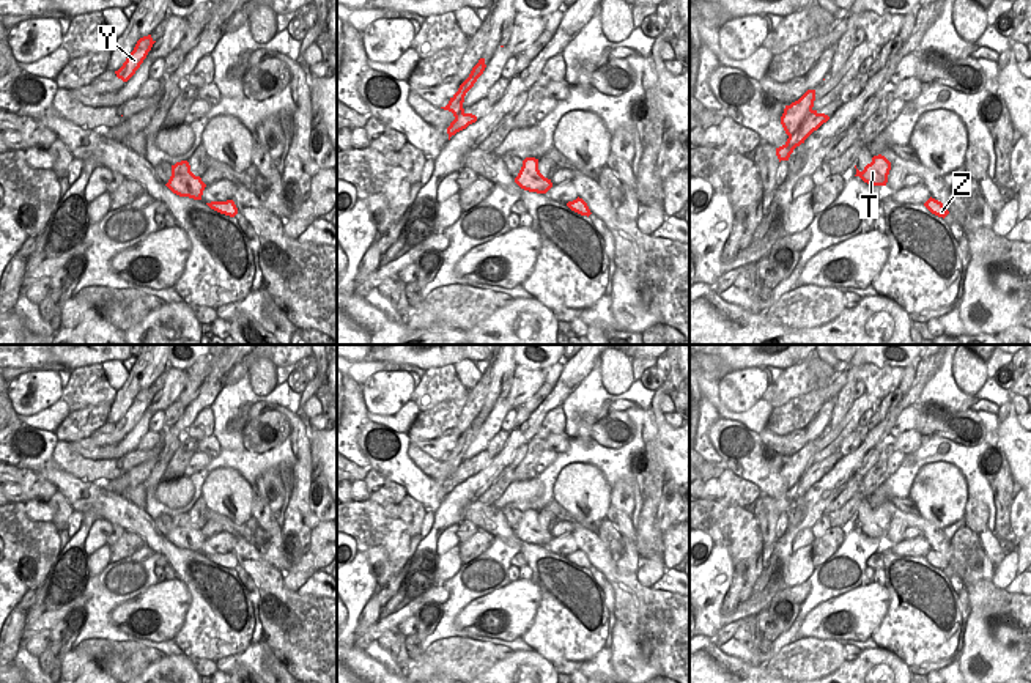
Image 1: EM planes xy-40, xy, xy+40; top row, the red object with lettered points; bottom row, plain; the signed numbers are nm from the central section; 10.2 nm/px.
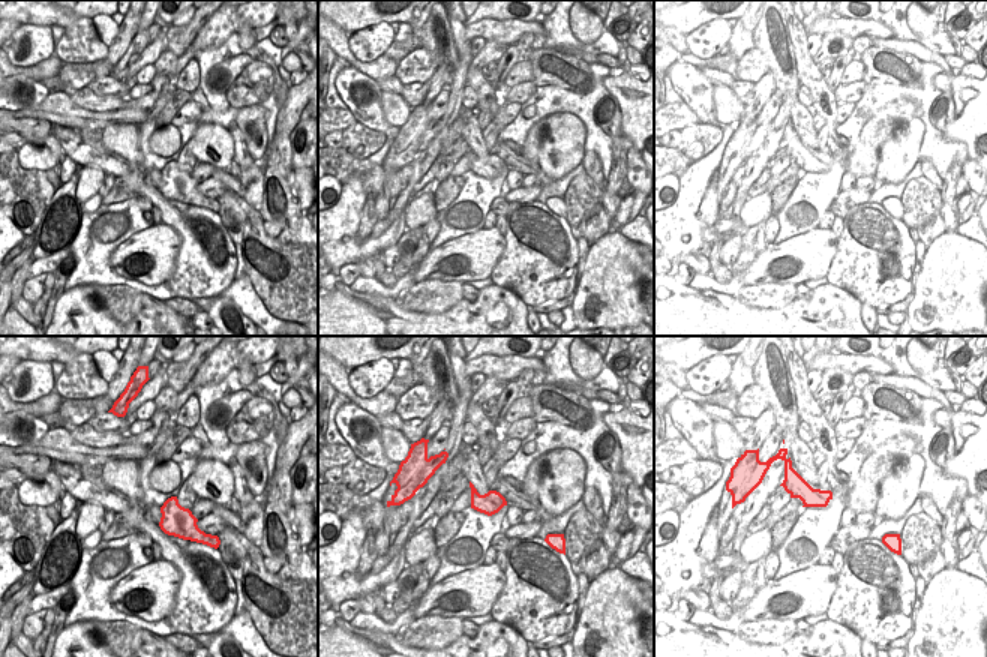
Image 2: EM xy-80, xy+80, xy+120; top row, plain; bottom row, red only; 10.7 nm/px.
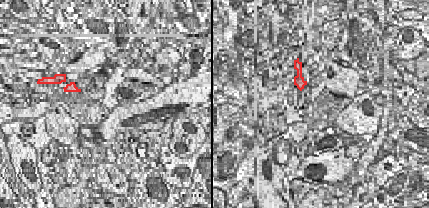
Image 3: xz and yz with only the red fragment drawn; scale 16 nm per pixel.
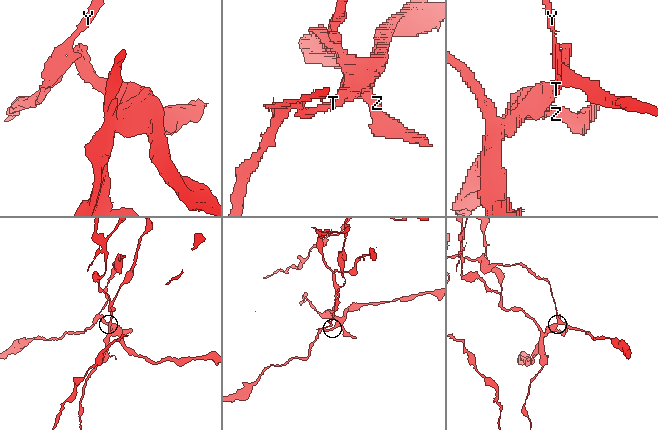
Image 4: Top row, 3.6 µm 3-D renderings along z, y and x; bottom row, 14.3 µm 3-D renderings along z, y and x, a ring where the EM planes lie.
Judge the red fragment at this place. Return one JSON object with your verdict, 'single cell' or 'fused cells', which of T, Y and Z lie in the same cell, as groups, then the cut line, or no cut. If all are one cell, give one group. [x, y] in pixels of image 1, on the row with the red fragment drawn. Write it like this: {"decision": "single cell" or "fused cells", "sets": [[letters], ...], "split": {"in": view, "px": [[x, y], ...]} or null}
{"decision": "fused cells", "sets": [["T", "Z"], ["Y"]], "split": {"in": "xy+40", "px": [[814, 110], [805, 120], [805, 129]]}}

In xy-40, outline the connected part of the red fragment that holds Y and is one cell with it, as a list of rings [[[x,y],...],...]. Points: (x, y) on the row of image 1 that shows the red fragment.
[[[151,35],[140,38],[134,50],[129,54],[129,57],[123,63],[123,66],[118,71],[115,71],[116,77],[121,79],[123,82],[127,82],[140,68],[140,65],[146,58],[154,42],[156,41],[151,38]]]

